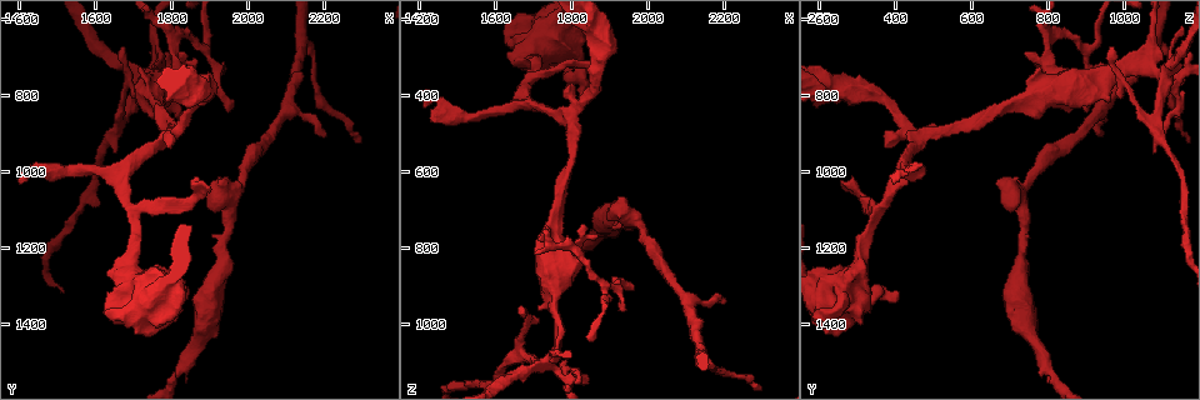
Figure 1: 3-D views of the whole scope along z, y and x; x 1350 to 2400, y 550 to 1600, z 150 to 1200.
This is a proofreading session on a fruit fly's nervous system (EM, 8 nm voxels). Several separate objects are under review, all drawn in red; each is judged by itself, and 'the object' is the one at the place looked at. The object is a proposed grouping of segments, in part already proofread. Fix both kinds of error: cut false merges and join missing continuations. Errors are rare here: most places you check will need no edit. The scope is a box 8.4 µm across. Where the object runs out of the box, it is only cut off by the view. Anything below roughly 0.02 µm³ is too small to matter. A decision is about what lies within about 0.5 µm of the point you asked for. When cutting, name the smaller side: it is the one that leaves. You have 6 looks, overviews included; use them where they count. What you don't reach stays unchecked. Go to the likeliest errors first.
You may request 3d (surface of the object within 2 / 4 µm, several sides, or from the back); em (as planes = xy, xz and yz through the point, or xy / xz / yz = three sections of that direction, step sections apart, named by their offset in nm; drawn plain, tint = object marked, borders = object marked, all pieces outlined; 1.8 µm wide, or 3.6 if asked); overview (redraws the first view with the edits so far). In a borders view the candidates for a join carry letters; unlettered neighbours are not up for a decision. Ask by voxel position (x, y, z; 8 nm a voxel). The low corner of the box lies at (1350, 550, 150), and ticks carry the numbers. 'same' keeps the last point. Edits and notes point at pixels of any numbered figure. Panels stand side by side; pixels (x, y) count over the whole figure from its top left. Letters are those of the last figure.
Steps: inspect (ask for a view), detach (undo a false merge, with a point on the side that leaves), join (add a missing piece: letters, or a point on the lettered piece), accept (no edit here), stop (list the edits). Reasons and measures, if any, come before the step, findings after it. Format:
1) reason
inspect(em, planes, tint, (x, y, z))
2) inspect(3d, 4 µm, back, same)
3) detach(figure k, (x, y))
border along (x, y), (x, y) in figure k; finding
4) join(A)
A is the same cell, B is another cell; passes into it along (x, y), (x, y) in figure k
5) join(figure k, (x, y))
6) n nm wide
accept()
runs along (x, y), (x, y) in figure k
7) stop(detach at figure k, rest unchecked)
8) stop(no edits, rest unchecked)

three arms meet
inspect(em, planes, tint, (1770, 930, 460))

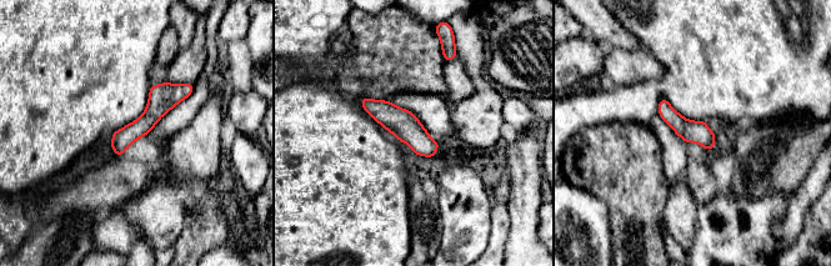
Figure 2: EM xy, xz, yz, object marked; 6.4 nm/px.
what lies round it
inspect(em, planes, borders, same)

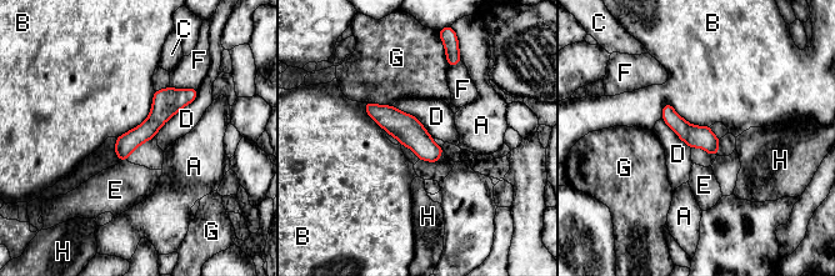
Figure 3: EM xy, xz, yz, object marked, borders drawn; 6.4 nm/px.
accept()
A, B, C, D, E, F, G and H are other cells; one cell here

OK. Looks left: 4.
calibre changes
inspect(em, 3.6 µm, xy, step 8, tint, (1725, 1290, 295))

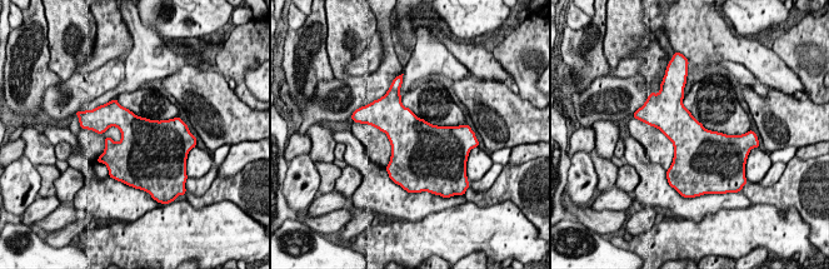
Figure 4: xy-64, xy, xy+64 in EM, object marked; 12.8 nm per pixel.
inspect(em, 3.6 µm, xy, step 8, borders, same)

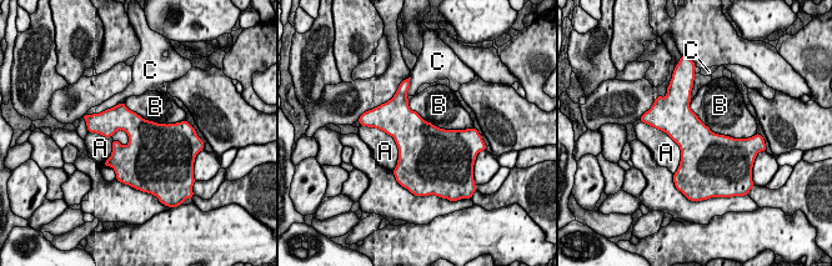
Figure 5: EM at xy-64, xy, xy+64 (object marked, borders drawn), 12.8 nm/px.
480 nm wide
accept()
A, B and C are other cells; continuous, no second cell

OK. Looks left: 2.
stop(no edits, rest unchecked)

